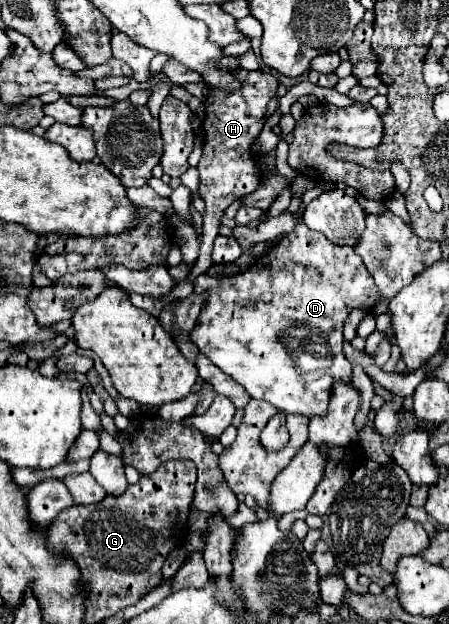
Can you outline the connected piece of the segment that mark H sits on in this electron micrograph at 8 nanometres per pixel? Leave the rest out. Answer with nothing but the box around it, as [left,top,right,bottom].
[186,69,278,283]

